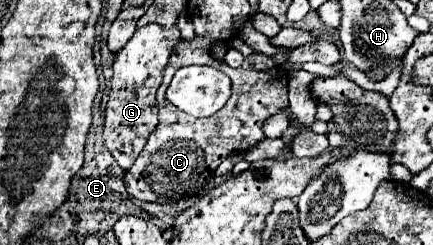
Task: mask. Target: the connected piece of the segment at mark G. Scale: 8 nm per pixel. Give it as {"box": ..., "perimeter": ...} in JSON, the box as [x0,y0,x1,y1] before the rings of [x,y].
{"box":[103,23,181,171],"perimeter":[[[151,23],[147,27],[139,27],[133,39],[115,55],[111,93],[105,109],[103,141],[123,171],[127,171],[135,163],[135,159],[139,157],[139,153],[147,143],[147,137],[157,127],[159,109],[155,93],[163,81],[163,71],[179,37],[181,35],[177,27],[163,29],[161,25]]]}

